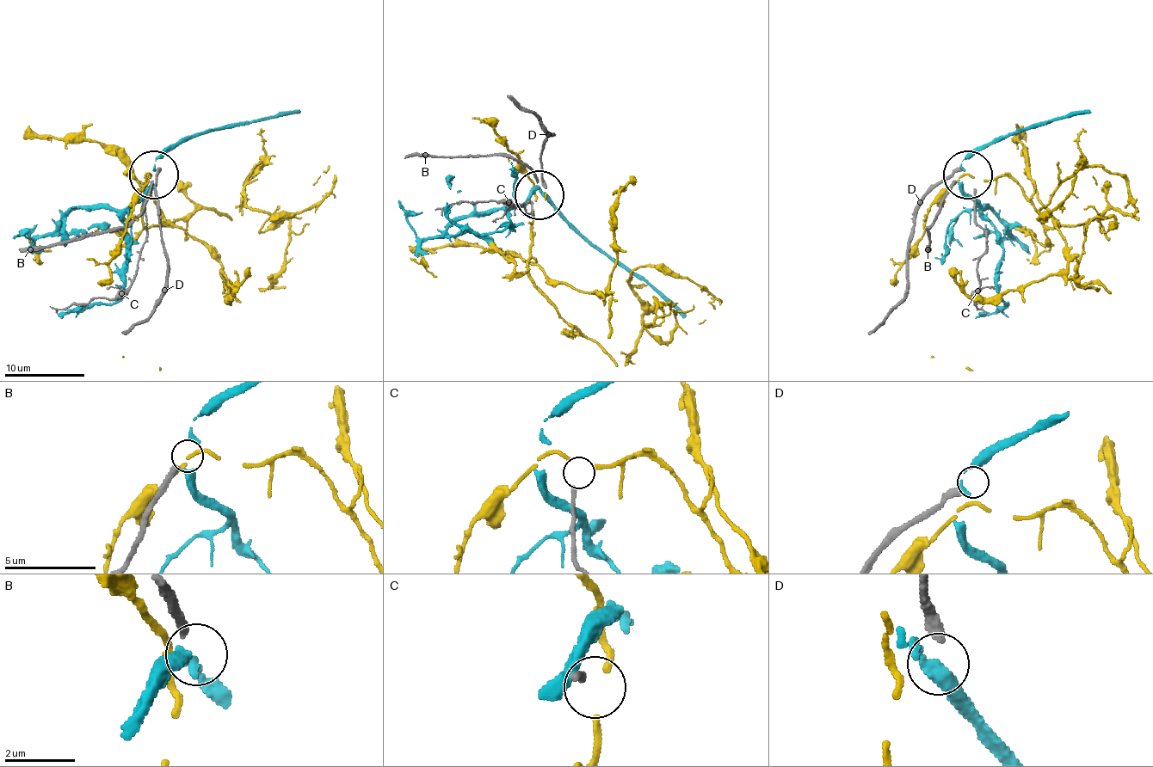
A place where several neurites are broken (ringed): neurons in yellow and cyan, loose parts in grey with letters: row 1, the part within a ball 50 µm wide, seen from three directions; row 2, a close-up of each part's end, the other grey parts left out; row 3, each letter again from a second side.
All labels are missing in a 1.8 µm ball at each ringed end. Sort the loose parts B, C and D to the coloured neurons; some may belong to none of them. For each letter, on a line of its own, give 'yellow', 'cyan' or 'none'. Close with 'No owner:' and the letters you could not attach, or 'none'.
B: none
C: yellow
D: none
No owner: B, D

